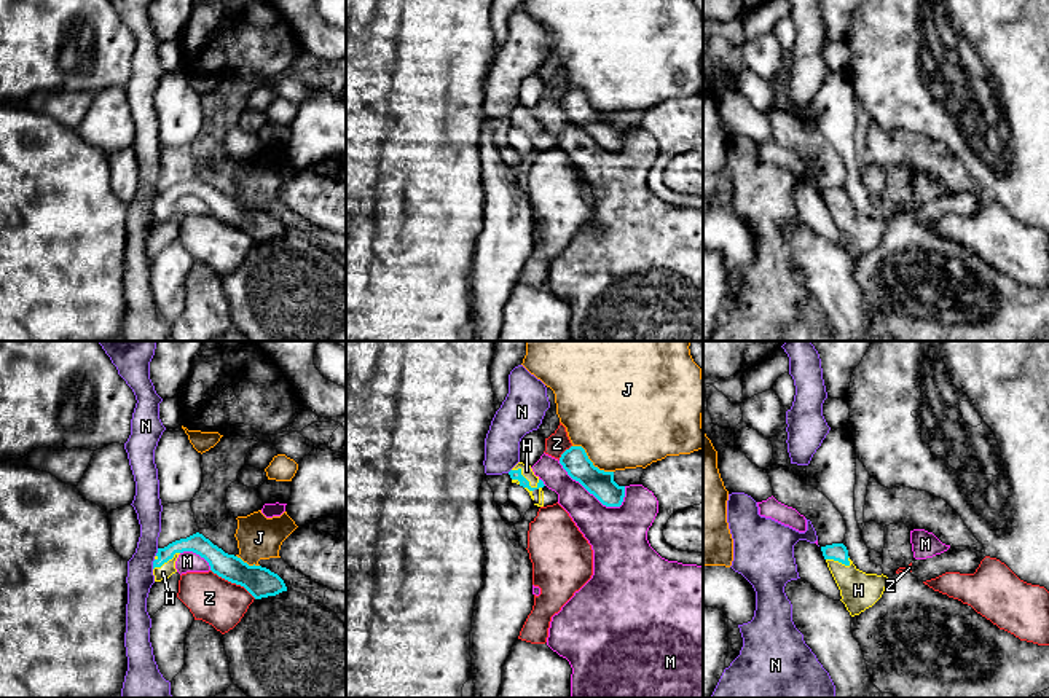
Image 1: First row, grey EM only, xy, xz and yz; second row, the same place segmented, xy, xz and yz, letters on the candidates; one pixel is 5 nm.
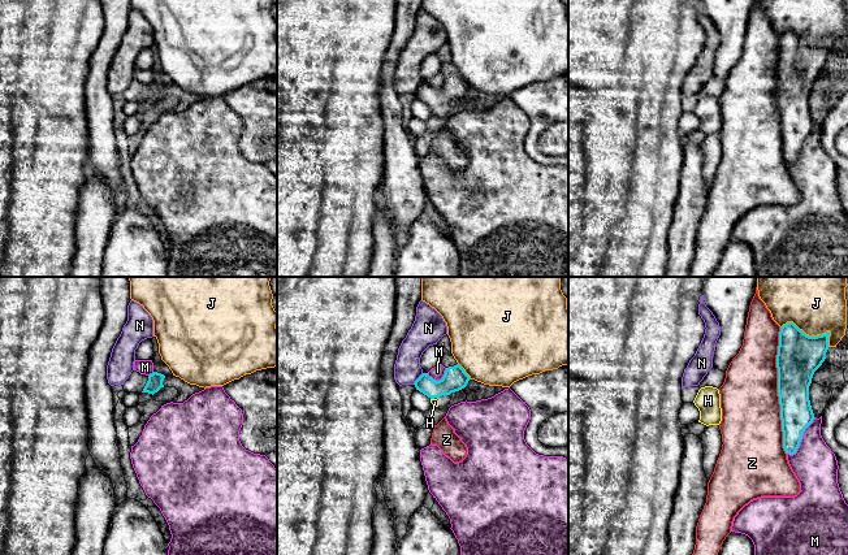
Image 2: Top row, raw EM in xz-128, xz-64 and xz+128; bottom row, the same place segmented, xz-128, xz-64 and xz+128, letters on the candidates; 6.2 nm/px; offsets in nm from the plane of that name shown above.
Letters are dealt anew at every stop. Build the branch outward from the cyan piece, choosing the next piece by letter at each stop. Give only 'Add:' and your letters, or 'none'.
Add: H

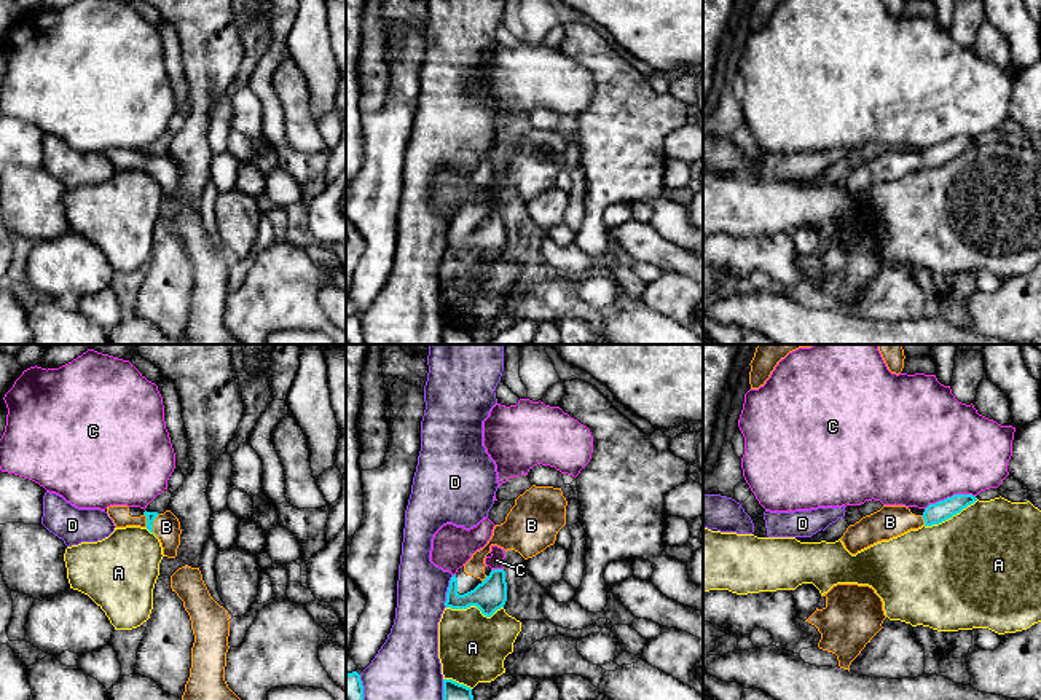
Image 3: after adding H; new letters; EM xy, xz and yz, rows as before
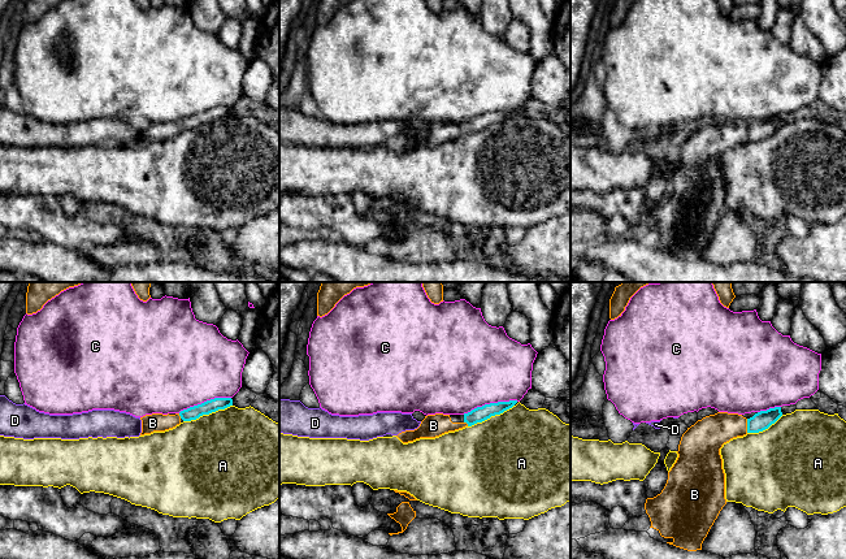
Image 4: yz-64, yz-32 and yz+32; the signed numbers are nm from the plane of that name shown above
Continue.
Add: B

